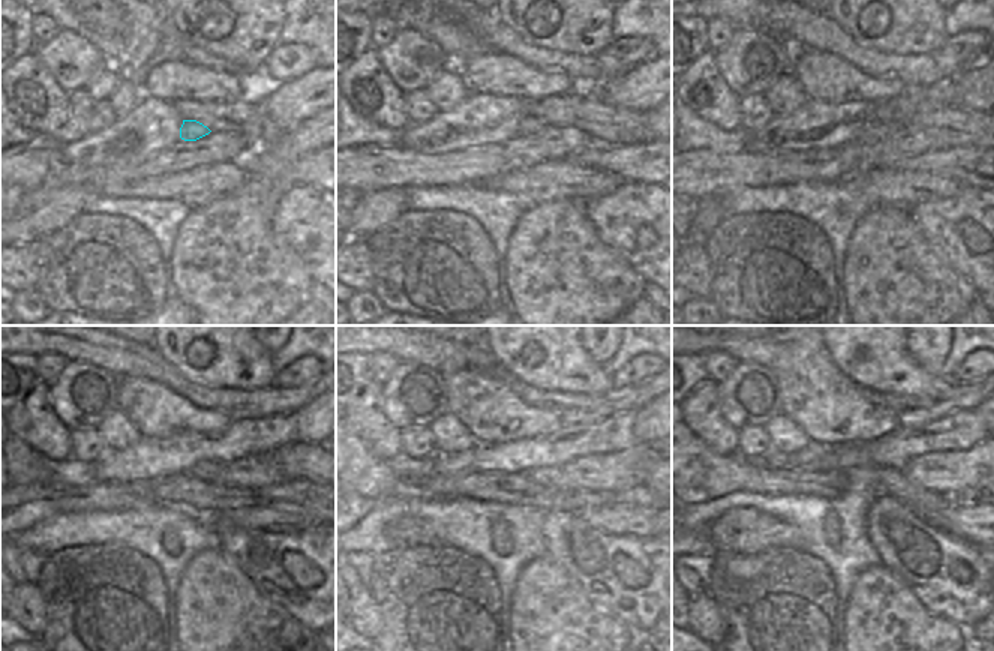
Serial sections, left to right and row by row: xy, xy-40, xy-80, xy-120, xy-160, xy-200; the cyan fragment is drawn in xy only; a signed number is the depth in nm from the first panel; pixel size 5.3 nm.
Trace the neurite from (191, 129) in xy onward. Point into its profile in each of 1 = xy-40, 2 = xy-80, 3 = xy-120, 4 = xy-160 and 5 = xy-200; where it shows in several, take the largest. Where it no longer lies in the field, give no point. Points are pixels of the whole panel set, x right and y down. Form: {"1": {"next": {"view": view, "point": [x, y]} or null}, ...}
{"1": {"next": {"view": "xy-40", "point": [528, 125]}}, "2": {"next": {"view": "xy-80", "point": [877, 132]}}, "3": {"next": {"view": "xy-120", "point": [204, 471]}}, "4": {"next": {"view": "xy-160", "point": [555, 477]}}, "5": {"next": {"view": "xy-200", "point": [930, 506]}}}

